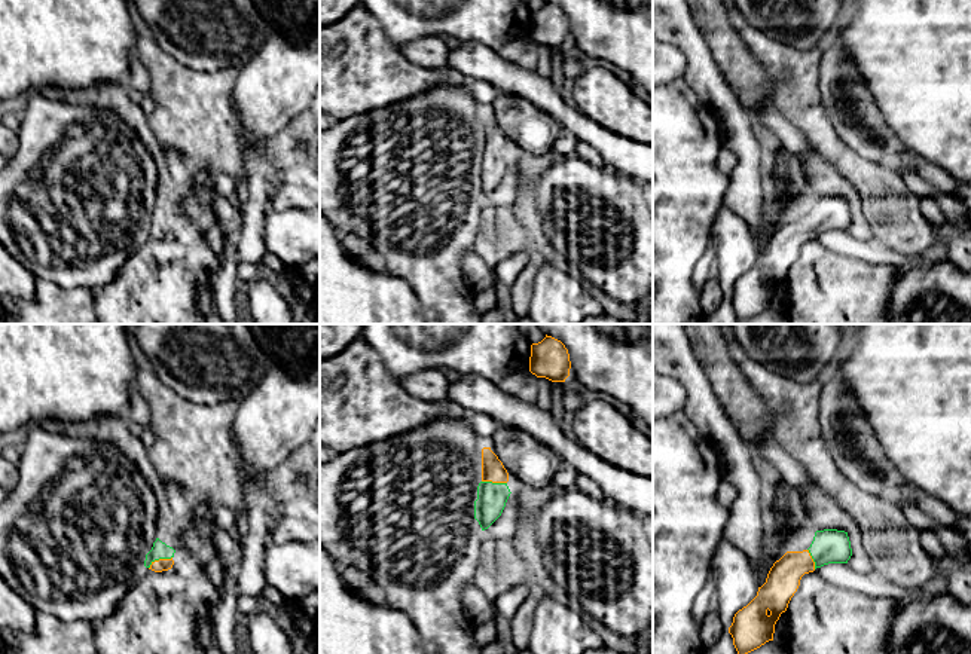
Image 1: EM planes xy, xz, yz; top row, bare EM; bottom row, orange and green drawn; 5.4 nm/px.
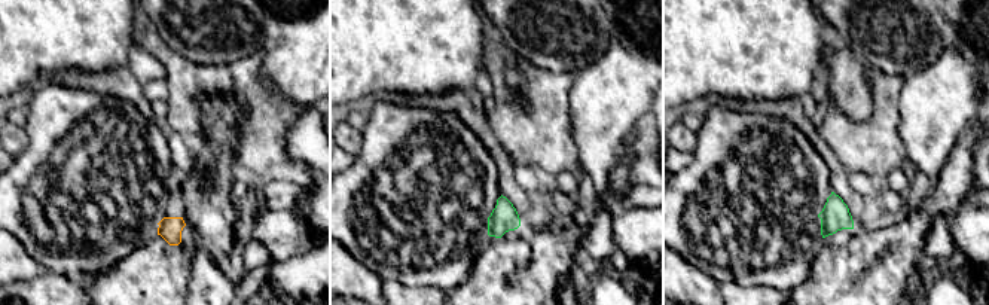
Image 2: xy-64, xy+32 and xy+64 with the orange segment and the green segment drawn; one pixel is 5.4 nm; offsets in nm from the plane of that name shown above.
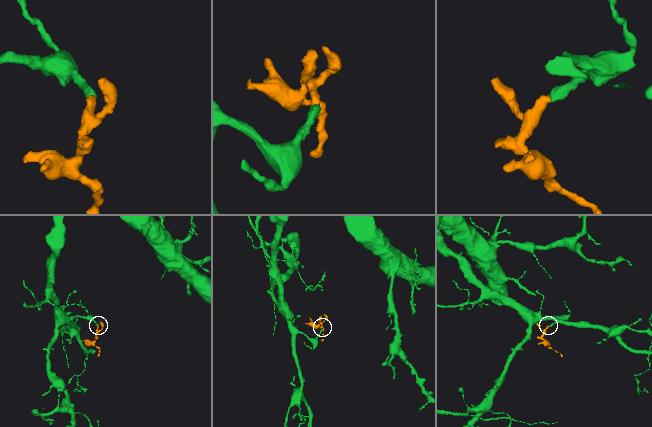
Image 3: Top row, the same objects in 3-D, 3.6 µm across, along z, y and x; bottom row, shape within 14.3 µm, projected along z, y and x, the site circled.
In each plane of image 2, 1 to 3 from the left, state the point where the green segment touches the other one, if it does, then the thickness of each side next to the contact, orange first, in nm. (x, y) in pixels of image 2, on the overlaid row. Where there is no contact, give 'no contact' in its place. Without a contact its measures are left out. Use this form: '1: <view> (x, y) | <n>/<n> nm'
1: no contact
2: no contact
3: no contact

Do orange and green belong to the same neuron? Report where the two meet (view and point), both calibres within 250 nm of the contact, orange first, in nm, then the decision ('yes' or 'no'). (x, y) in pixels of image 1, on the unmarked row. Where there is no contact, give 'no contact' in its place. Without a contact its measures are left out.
meets orange in xy at (159, 226); 70 nm thick on the orange side, 90 nm on the other; yes

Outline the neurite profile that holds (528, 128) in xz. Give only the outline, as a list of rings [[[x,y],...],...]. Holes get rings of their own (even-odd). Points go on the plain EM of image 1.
[[[501,94],[488,113],[516,153],[528,152],[543,156],[553,149],[564,132],[556,119],[519,95]]]

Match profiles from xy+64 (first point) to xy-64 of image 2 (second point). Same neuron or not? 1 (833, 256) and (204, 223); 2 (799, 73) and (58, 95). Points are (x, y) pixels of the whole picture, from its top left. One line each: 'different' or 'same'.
1: different
2: different

